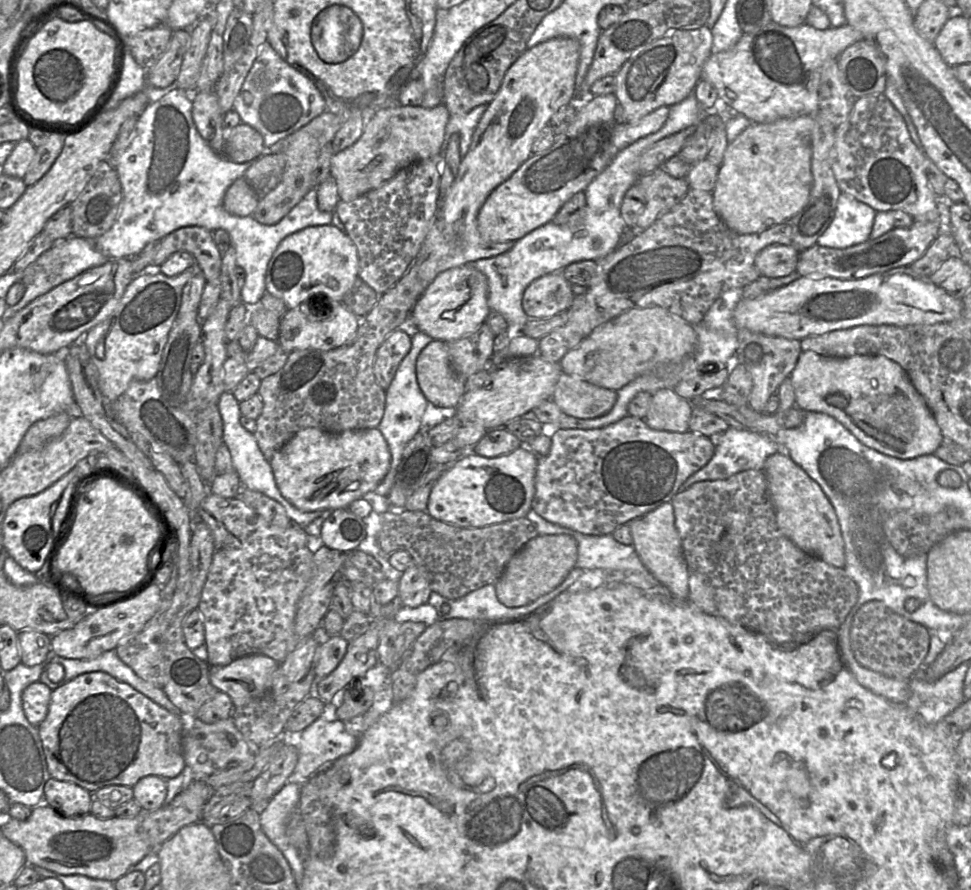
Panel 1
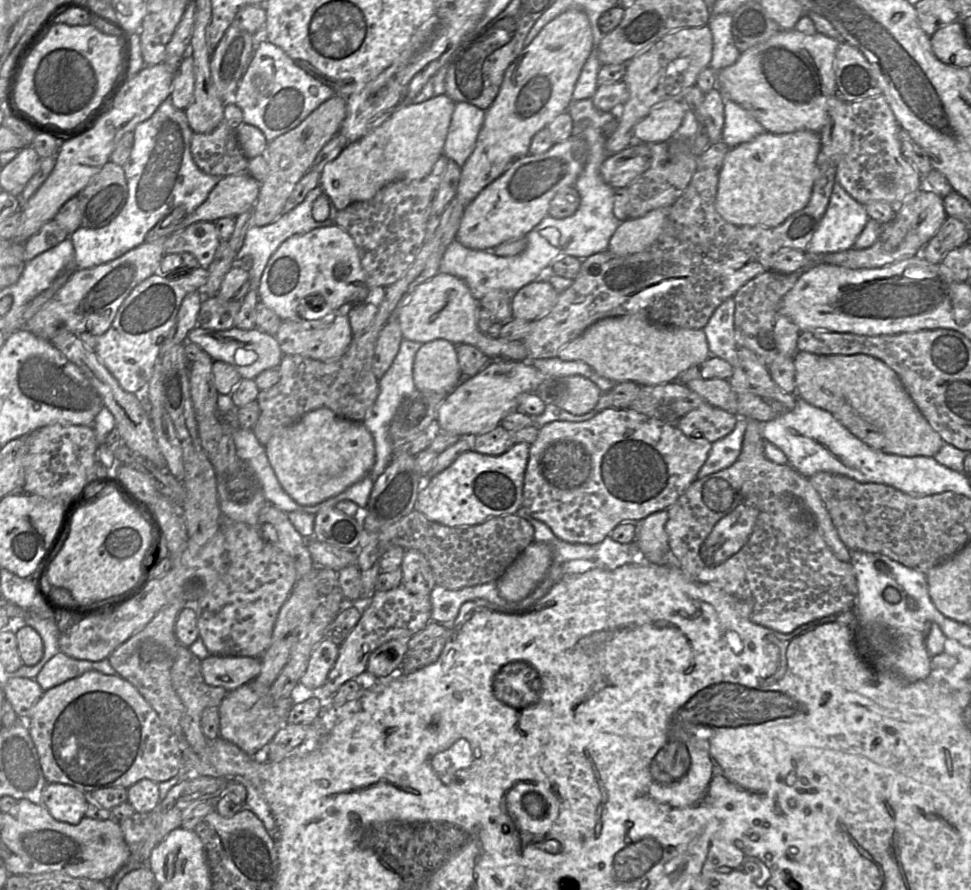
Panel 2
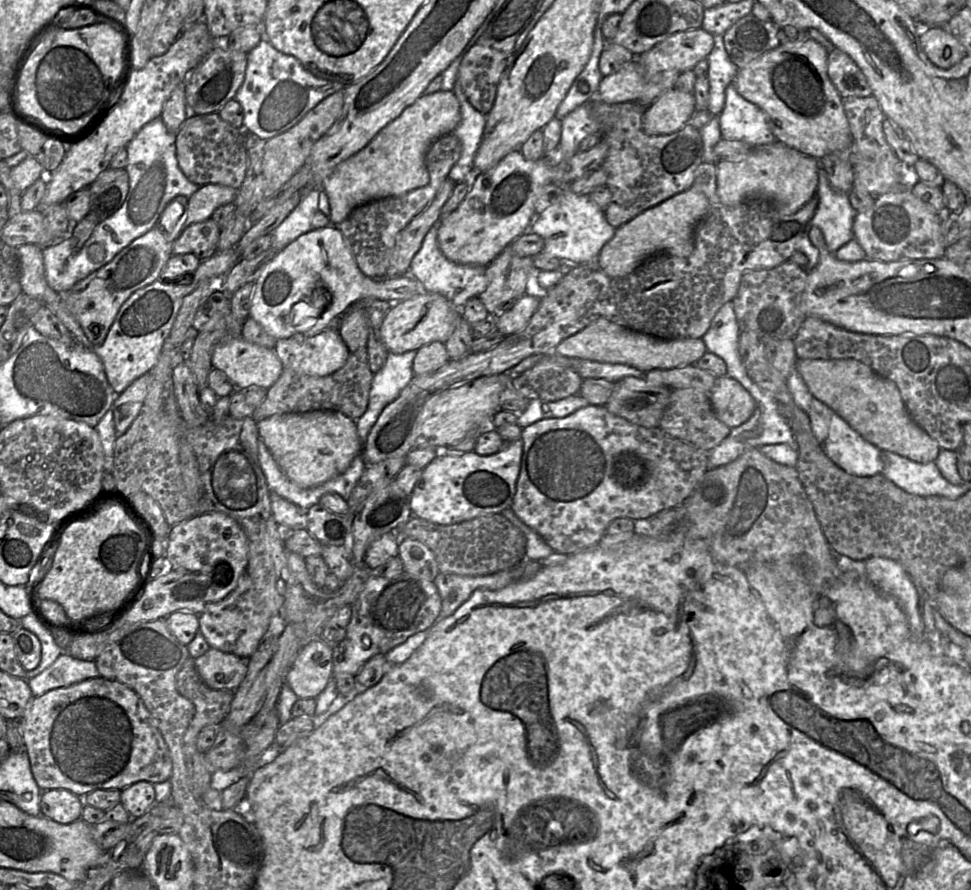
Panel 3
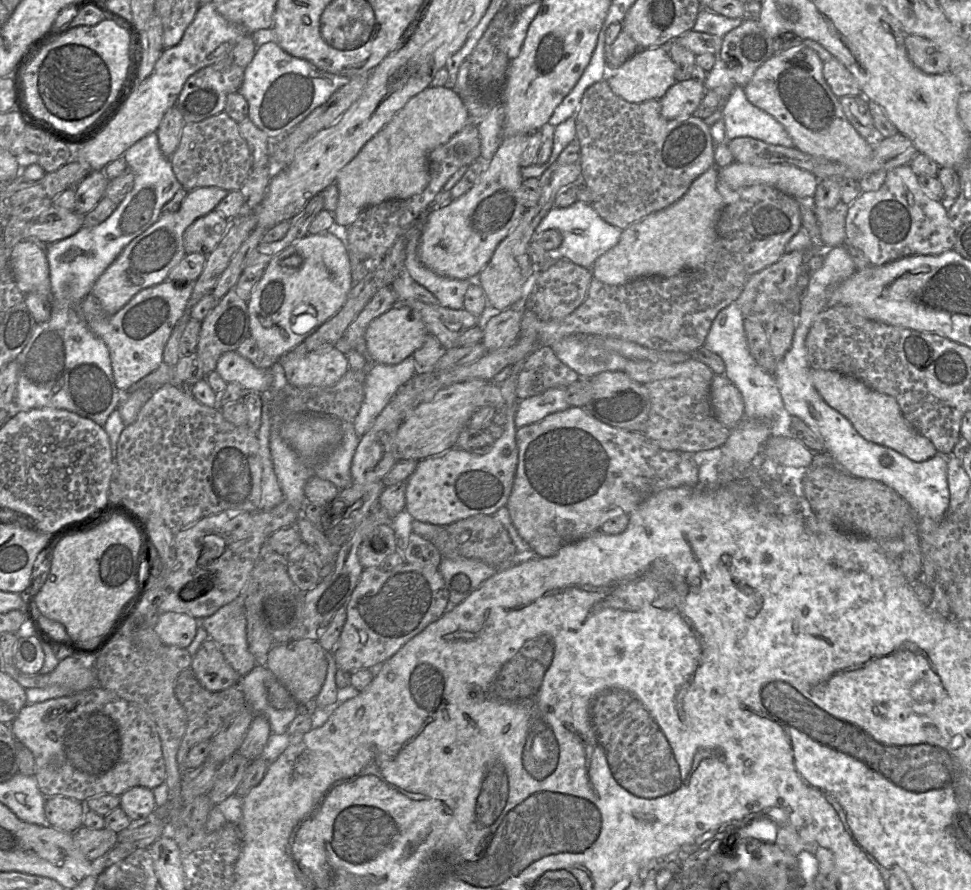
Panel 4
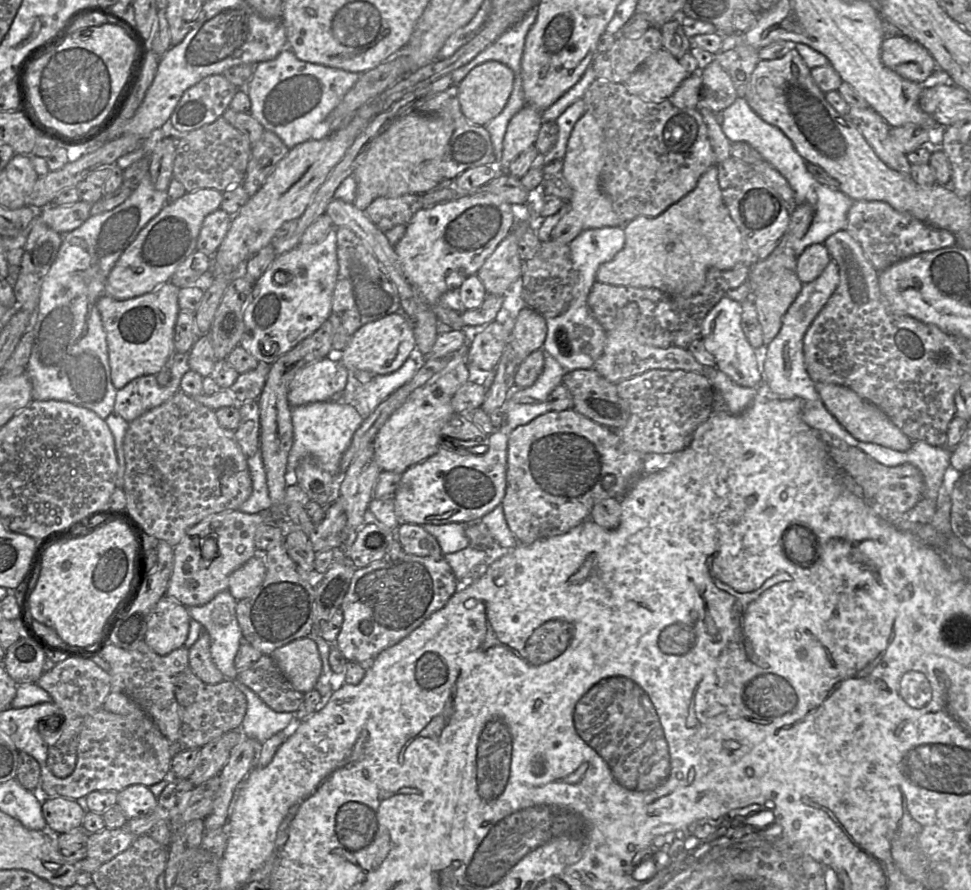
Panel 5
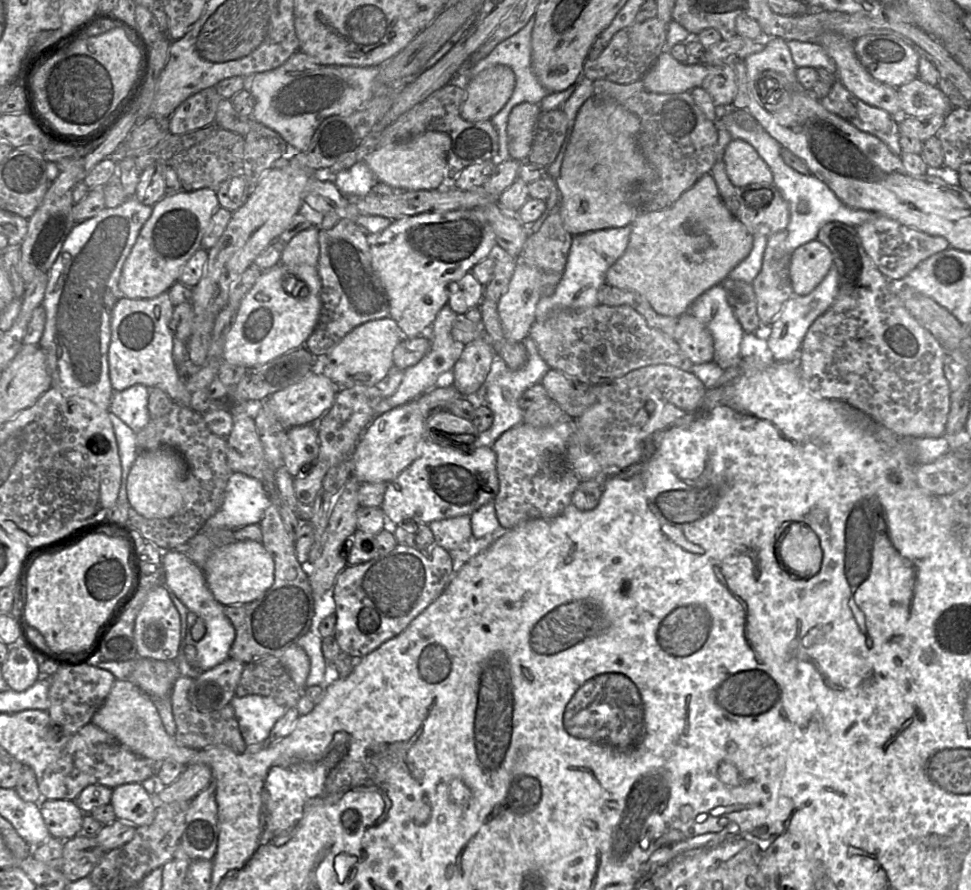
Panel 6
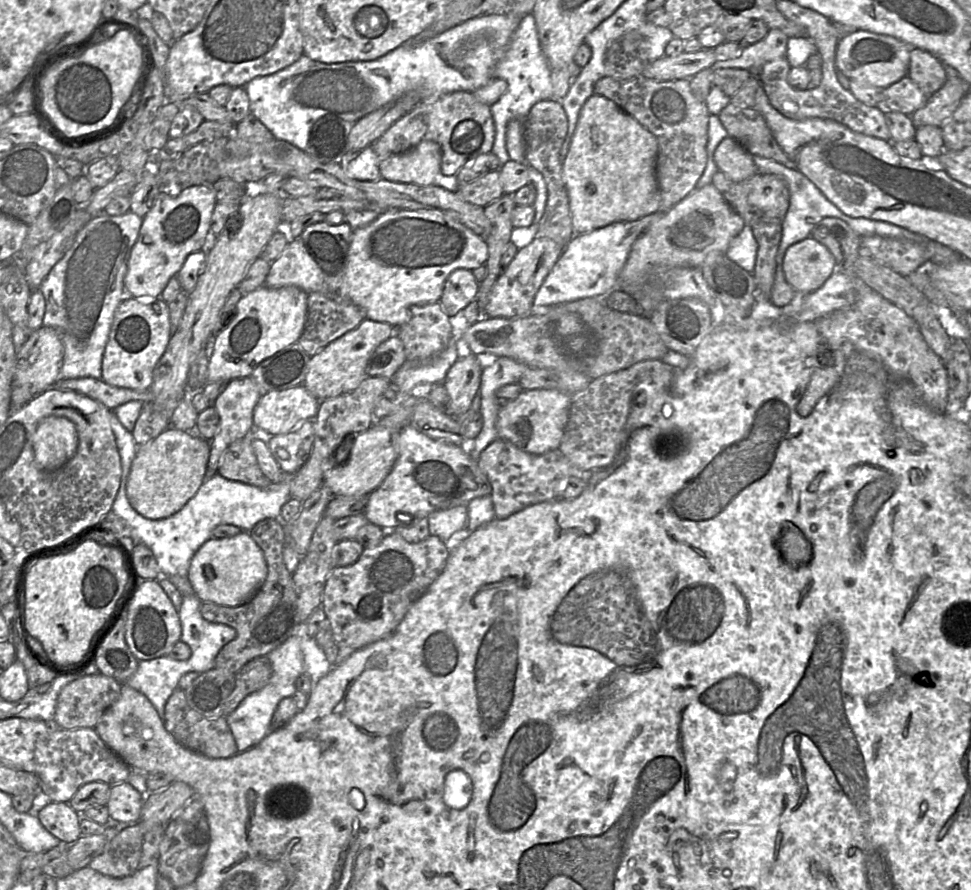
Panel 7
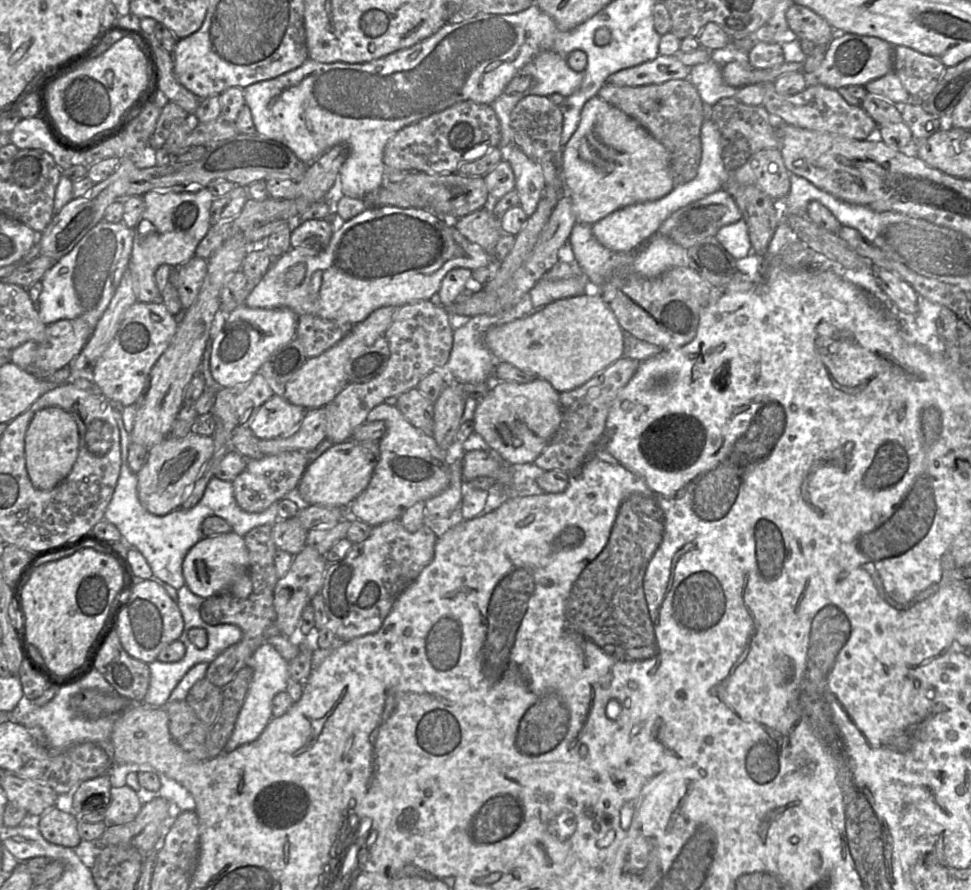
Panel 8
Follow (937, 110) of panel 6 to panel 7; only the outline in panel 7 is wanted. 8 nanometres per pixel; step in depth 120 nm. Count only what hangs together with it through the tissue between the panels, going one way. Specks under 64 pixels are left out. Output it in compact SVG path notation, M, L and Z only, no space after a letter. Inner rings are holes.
M908 76L882 89L882 100L876 107L911 116L926 101L927 95Z

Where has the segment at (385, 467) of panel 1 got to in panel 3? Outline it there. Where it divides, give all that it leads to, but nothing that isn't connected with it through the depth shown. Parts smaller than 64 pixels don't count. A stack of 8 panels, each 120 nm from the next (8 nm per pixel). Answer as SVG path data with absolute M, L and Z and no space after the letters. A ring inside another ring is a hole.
M313 410L303 413L273 415L257 423L260 438L271 452L284 475L296 485L310 488L320 485L344 473L353 459L361 455L362 443L357 433L356 422L341 412Z

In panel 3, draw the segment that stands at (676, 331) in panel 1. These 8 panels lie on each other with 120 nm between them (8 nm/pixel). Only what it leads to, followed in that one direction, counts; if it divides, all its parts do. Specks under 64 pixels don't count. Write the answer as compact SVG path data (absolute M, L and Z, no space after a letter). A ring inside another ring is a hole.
M605 318L597 319L580 332L563 340L555 348L555 353L564 357L624 364L644 373L653 369L673 369L694 365L706 352L702 338L659 339L630 330Z

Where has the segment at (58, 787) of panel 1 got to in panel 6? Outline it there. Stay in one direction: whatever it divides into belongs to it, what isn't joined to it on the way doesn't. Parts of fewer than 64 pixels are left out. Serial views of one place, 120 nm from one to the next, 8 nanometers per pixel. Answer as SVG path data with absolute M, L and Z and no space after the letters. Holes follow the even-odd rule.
M41 799L40 812L52 837L68 840L81 833L85 813L74 800Z

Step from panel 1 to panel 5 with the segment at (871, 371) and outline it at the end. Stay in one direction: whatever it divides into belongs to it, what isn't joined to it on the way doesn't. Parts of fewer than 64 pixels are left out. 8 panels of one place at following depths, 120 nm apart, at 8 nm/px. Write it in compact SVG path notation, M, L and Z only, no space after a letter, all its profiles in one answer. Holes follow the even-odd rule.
M816 384L827 410L857 440L878 444L896 451L907 451L913 441L906 436L878 407L861 398L853 390L837 384Z

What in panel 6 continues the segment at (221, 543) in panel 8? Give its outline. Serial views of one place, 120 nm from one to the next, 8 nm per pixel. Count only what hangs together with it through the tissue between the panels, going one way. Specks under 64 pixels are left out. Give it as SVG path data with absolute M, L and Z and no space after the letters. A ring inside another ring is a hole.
M234 541L217 549L202 568L207 585L222 605L248 603L257 599L274 581L274 560L261 542Z

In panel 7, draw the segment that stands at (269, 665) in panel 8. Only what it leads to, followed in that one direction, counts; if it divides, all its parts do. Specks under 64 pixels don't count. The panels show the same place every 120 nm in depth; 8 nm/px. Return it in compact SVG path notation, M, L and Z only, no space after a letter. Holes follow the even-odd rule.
M291 636L281 646L266 656L271 662L273 675L269 683L261 690L248 695L240 705L227 716L227 722L235 738L238 752L244 752L259 744L271 731L271 720L279 702L286 697L293 697L297 692L295 682L305 672L303 638Z

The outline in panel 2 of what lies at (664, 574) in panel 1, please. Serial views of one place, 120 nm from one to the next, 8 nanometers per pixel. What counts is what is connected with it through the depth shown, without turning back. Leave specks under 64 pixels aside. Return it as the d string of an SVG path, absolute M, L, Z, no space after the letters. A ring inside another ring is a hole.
M661 510L636 523L637 535L635 542L641 551L643 560L654 564L673 565L676 563L668 543L667 519L668 511Z

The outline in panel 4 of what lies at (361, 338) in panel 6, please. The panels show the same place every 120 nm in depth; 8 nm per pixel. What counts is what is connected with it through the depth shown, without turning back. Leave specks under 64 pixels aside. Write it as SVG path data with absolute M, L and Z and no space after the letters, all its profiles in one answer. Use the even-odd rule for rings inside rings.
M398 303L368 325L365 331L366 348L374 363L395 365L413 355L427 335L426 326L419 316L408 306Z

